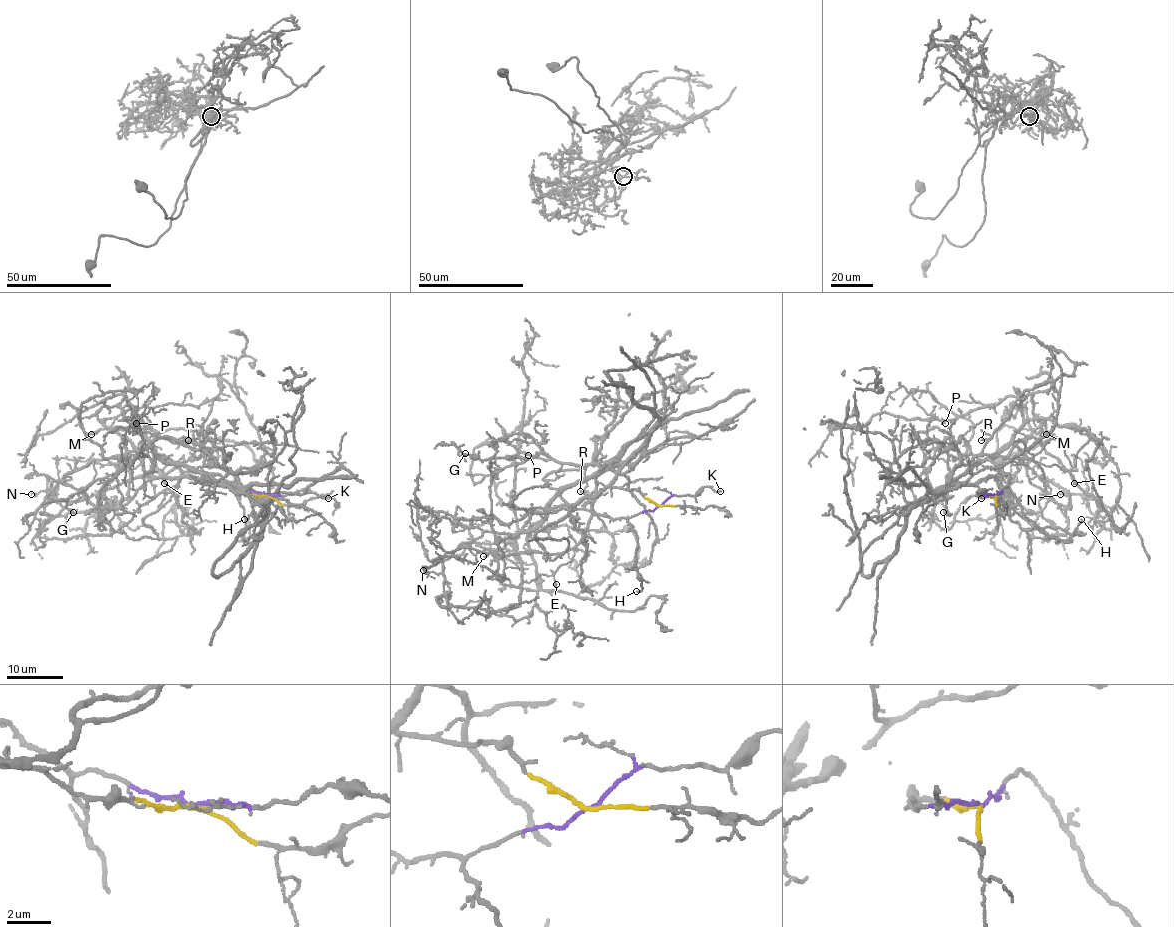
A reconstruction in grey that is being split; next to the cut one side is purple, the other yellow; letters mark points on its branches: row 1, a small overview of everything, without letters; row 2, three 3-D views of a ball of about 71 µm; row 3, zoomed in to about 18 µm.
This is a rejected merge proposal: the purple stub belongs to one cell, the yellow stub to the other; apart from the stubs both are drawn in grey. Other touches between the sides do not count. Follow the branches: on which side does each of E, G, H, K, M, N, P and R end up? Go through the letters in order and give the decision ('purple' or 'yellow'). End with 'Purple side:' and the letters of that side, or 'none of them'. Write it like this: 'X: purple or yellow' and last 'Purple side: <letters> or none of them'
E: yellow
G: yellow
H: purple
K: purple
M: yellow
N: purple
P: purple
R: yellow
Purple side: H, K, N, P

